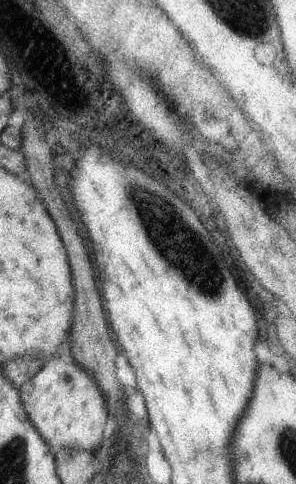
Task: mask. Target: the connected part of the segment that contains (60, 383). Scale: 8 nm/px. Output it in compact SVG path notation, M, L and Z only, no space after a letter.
M59 355L49 358L18 390L27 418L51 450L68 447L93 451L98 448L107 422L104 395L75 360L65 362Z

